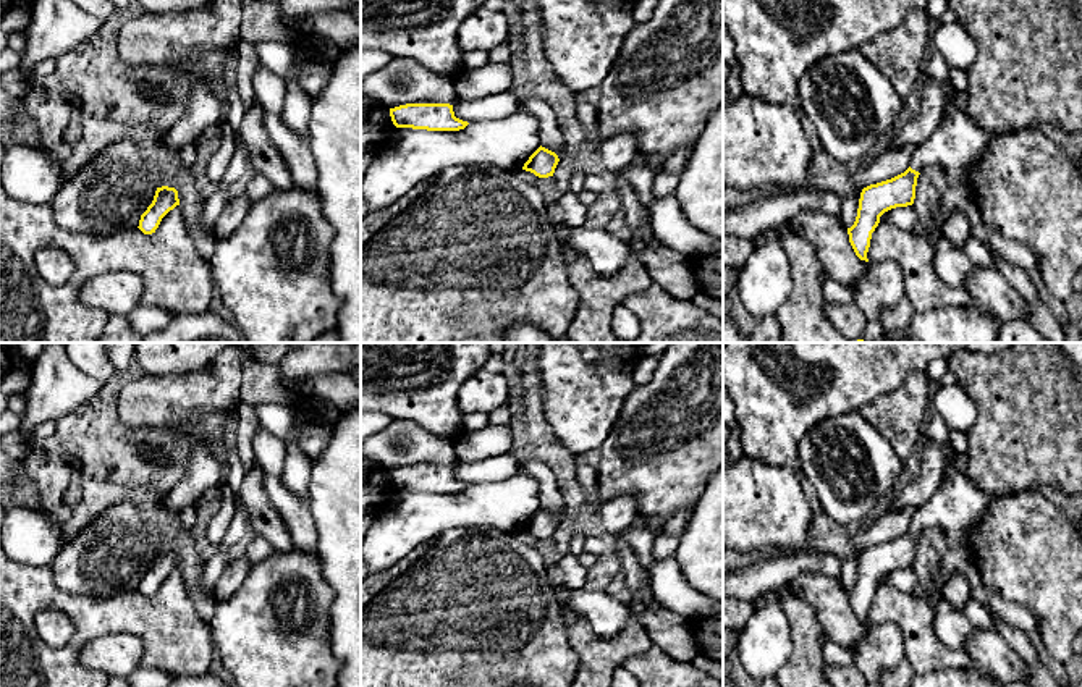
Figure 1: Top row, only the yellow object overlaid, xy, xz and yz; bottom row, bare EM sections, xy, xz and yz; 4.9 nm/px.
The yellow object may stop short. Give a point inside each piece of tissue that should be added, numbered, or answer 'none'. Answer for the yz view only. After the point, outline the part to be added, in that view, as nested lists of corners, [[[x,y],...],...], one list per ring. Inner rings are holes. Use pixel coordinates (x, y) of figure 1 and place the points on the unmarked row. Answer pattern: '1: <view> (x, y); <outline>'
1: yz (958, 506); [[[933,412],[924,428],[928,440],[951,448],[948,424],[938,412]],[[953,449],[940,488],[912,517],[909,527],[912,532],[920,535],[925,529],[933,529],[964,538],[982,521],[990,496],[974,483],[967,472],[954,466],[956,457],[957,453]]]

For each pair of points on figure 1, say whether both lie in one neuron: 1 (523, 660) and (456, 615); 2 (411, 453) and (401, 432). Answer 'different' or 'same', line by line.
1: same
2: same

